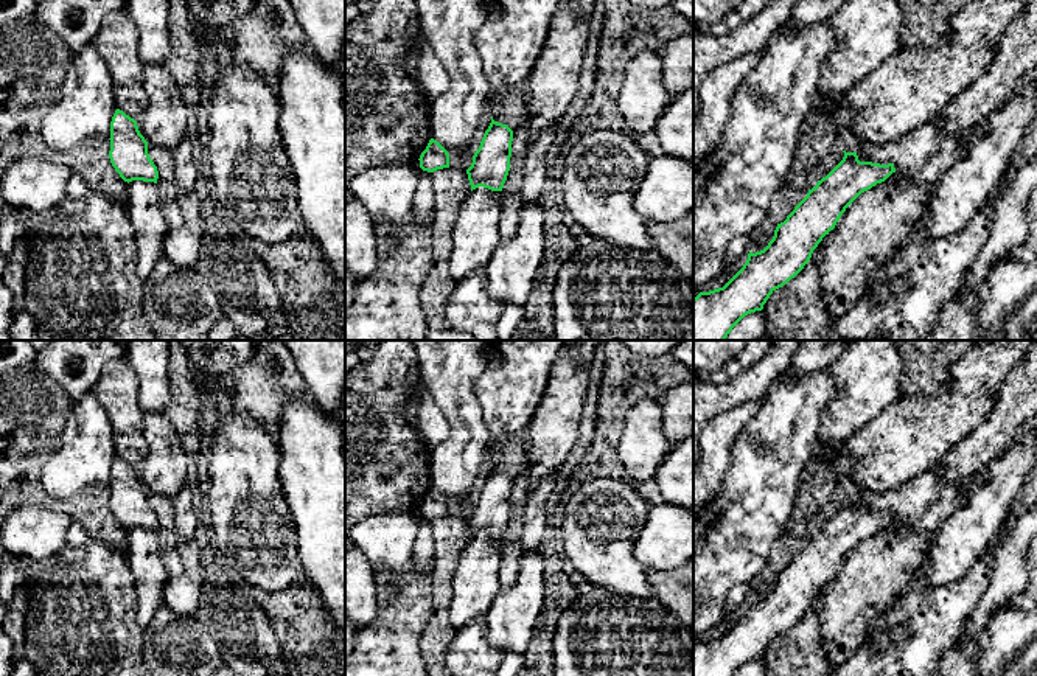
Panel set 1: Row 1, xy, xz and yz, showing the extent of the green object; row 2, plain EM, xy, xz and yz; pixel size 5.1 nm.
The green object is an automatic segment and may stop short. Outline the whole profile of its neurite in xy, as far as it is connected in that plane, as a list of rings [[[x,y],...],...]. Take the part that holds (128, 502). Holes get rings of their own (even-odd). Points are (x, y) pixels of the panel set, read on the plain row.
[[[117,457],[110,469],[109,507],[124,530],[143,528],[157,531],[159,519],[148,502],[148,490],[137,469]]]

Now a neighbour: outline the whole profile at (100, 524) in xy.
[[[34,364],[0,375],[0,531],[8,514],[17,508],[37,507],[79,519],[89,538],[98,539],[126,555],[129,538],[110,511],[109,486],[87,486],[76,494],[56,499],[42,485],[47,460],[62,444],[65,423],[73,402],[59,384]]]

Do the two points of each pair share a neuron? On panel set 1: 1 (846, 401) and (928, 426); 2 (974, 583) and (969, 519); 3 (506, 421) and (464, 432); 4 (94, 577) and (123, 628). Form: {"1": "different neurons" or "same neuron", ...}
{"1": "different neurons", "2": "different neurons", "3": "different neurons", "4": "same neuron"}

